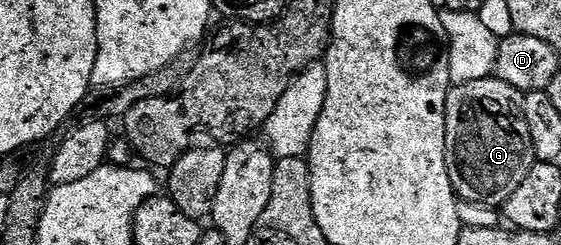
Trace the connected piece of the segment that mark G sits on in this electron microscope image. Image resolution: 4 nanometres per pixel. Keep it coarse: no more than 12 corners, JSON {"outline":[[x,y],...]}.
{"outline":[[451,85],[446,163],[463,203],[505,207],[535,161],[520,92]]}

